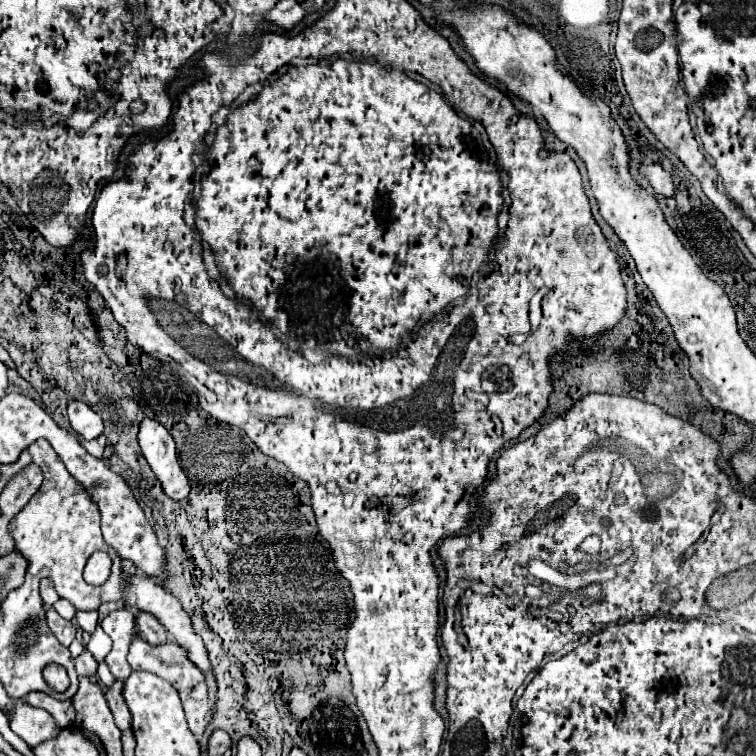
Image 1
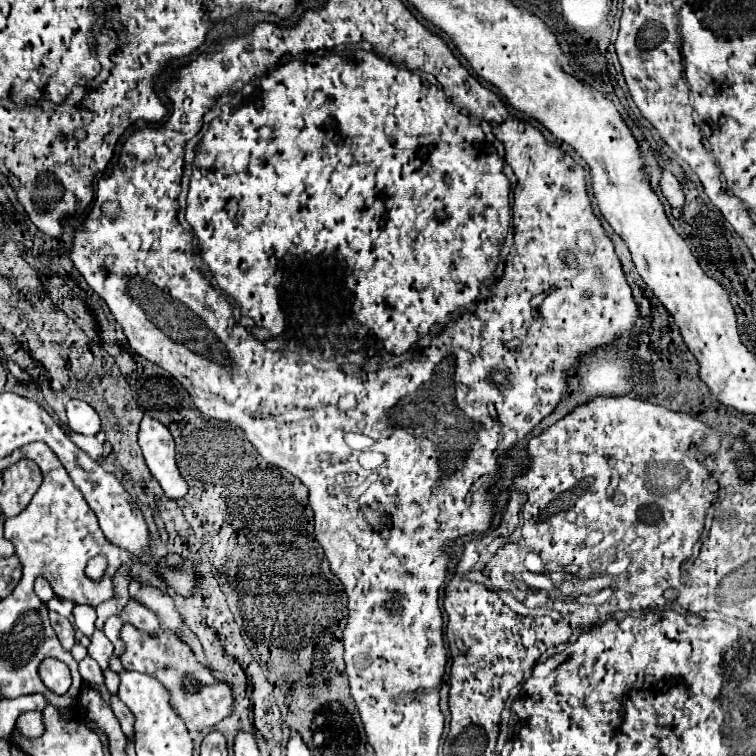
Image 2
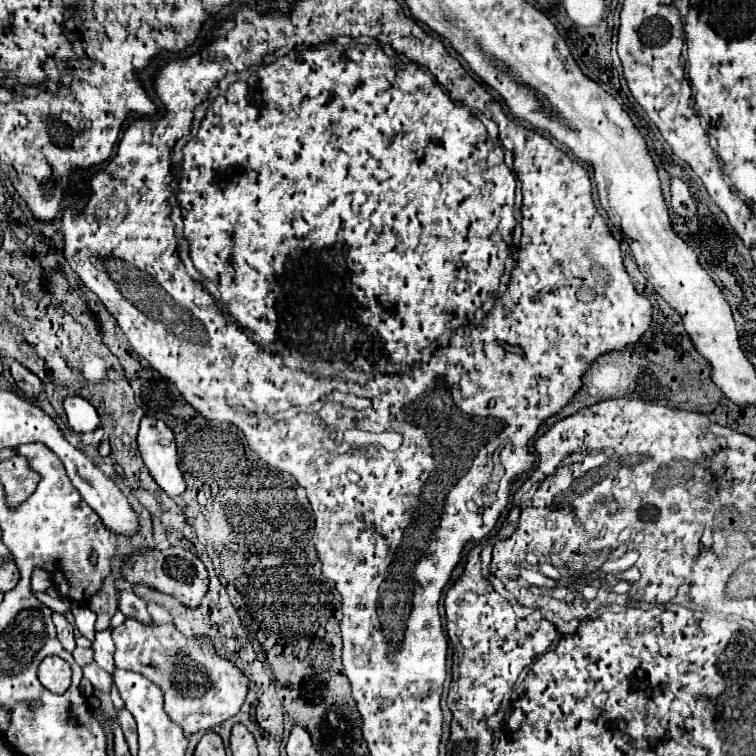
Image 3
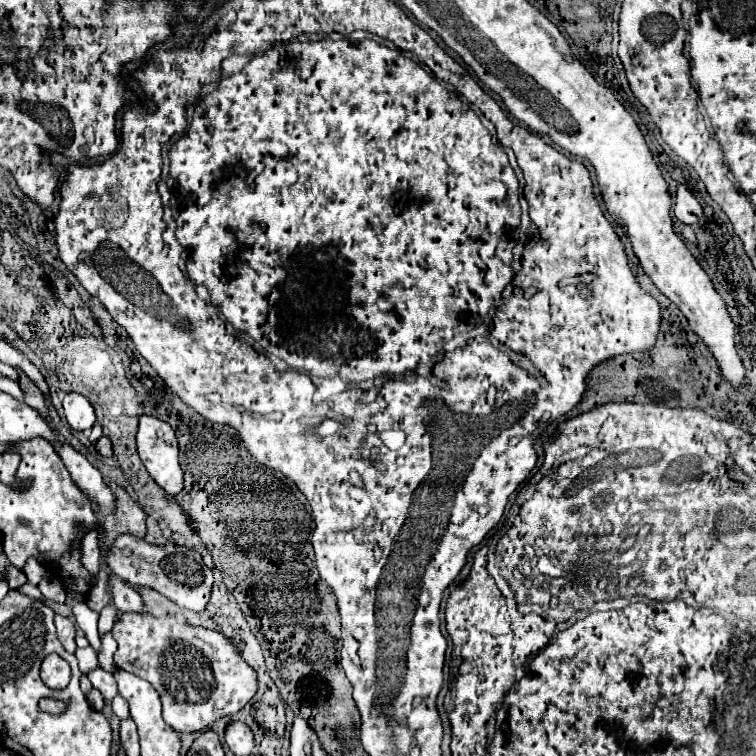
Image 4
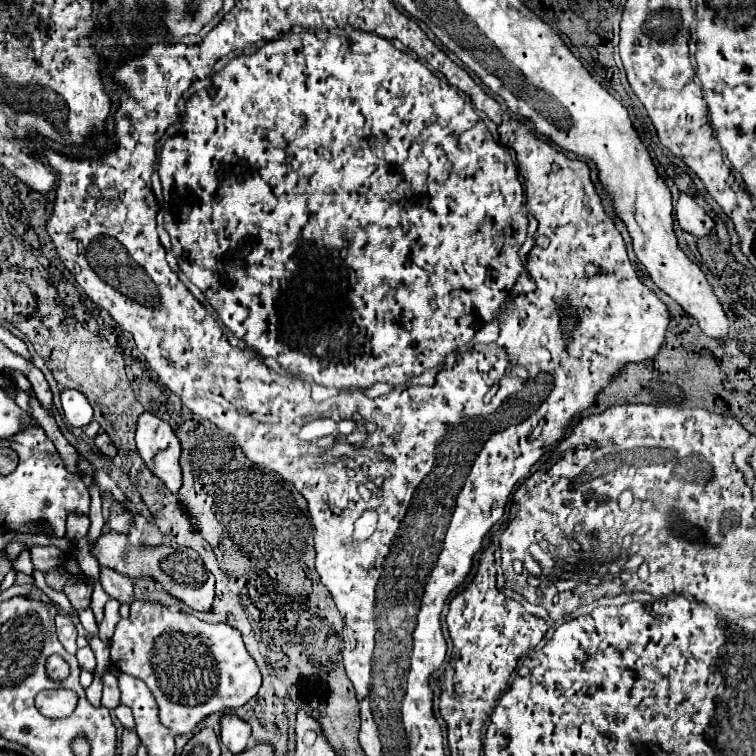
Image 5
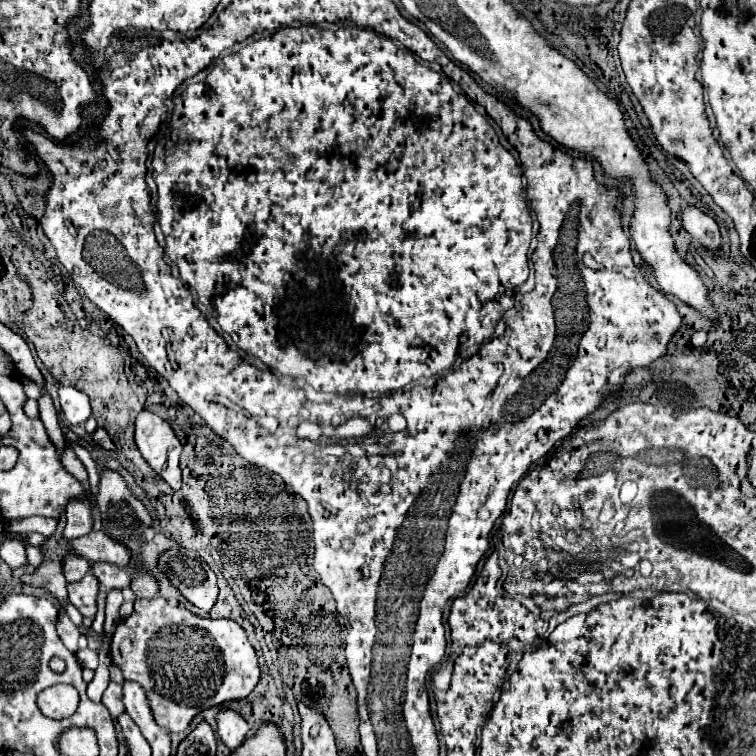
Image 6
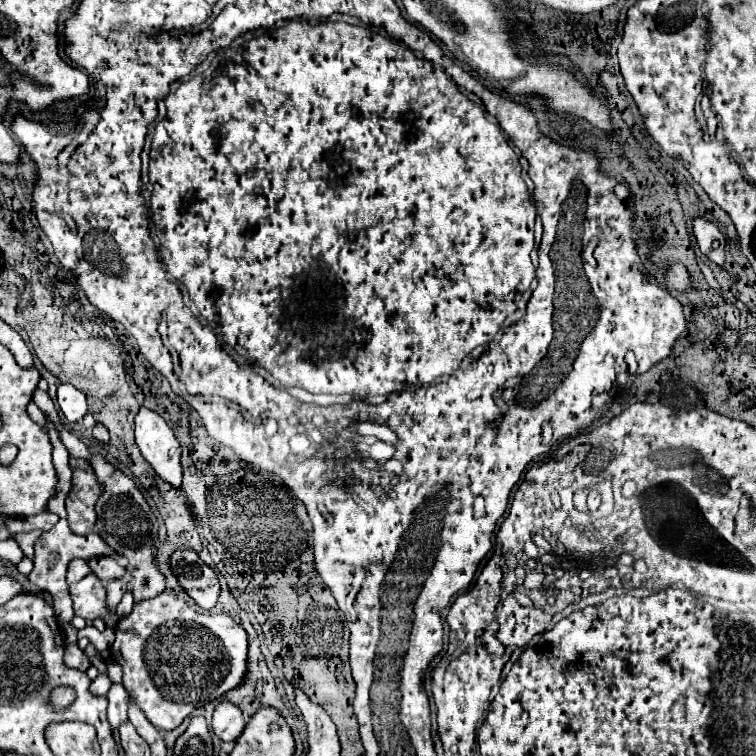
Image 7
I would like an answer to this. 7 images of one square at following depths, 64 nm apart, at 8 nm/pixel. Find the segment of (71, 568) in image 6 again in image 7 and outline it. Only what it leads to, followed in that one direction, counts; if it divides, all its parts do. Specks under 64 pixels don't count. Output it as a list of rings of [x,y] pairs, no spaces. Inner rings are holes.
[[[74,559],[68,564],[68,574],[66,574],[66,580],[68,584],[74,584],[74,582],[80,582],[84,576],[90,574],[90,568],[88,568],[88,562],[83,559]]]

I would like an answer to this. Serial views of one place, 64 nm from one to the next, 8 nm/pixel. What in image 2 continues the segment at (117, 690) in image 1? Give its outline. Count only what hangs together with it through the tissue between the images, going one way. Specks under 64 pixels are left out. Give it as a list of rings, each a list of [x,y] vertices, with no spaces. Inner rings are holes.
[[[112,696],[110,698],[110,708],[116,714],[116,718],[118,718],[120,726],[122,726],[122,732],[128,738],[132,738],[134,736],[134,716],[132,716],[132,712],[122,704],[122,700],[118,696]]]

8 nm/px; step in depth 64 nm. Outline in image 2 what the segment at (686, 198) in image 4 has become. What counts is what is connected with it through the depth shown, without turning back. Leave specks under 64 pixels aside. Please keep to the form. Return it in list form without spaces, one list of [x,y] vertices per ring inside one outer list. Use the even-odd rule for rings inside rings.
[[[662,170],[662,176],[660,176],[658,184],[660,184],[660,190],[662,190],[664,198],[670,202],[670,206],[674,206],[674,208],[682,208],[684,206],[682,188],[680,188],[678,180],[668,170]]]

